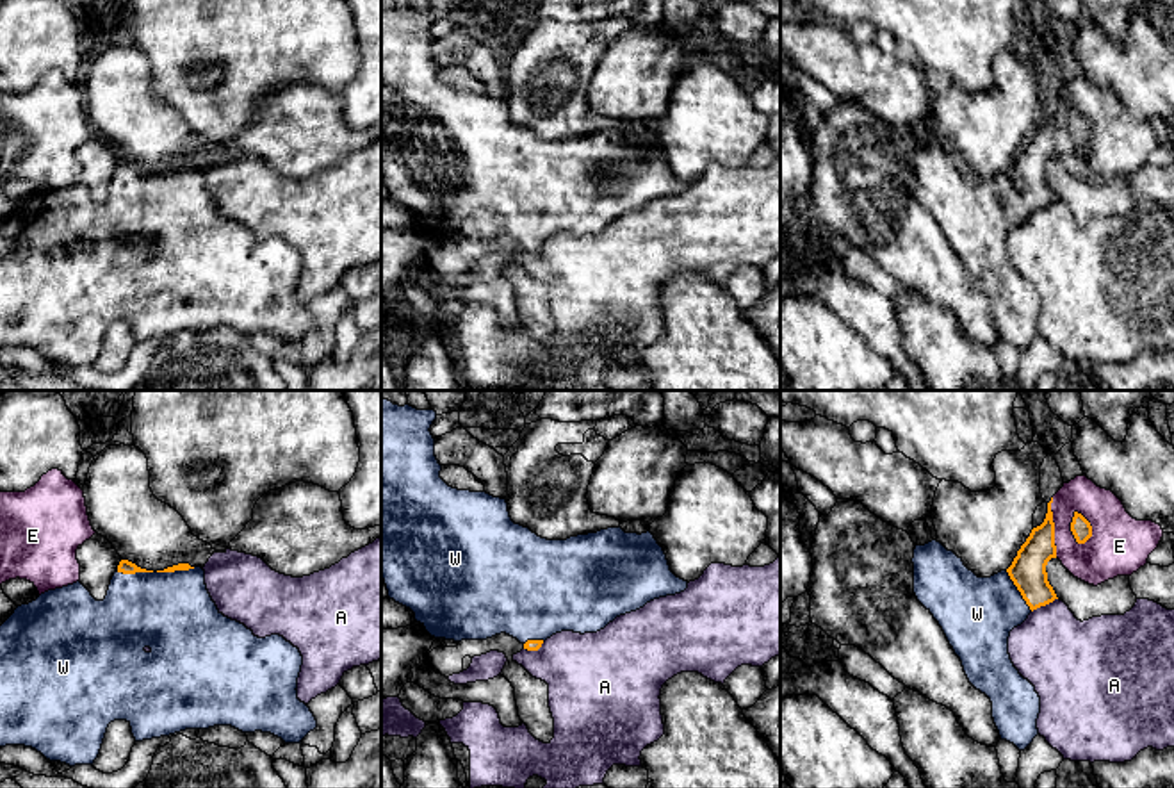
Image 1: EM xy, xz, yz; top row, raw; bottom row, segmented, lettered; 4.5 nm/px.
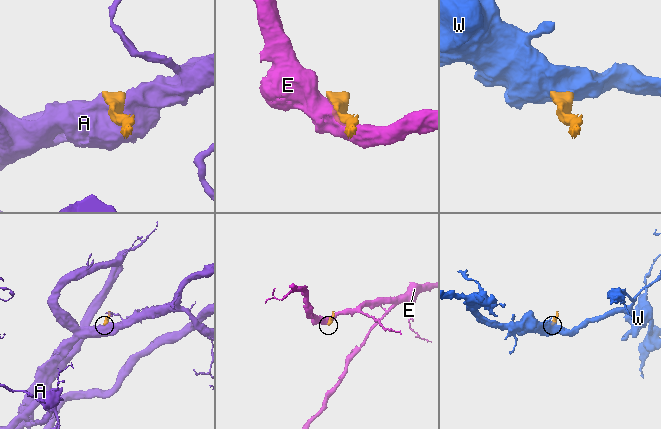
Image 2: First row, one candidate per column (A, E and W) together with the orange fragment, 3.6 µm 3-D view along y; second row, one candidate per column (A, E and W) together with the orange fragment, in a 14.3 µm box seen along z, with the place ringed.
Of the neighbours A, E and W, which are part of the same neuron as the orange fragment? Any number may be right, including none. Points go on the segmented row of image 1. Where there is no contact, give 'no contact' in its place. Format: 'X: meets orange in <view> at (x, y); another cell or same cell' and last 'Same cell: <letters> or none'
A: meets orange in yz at (1044, 605); another cell
E: meets orange in yz at (1071, 530); another cell
W: meets orange in yz at (1018, 589); same cell
Same cell: W

